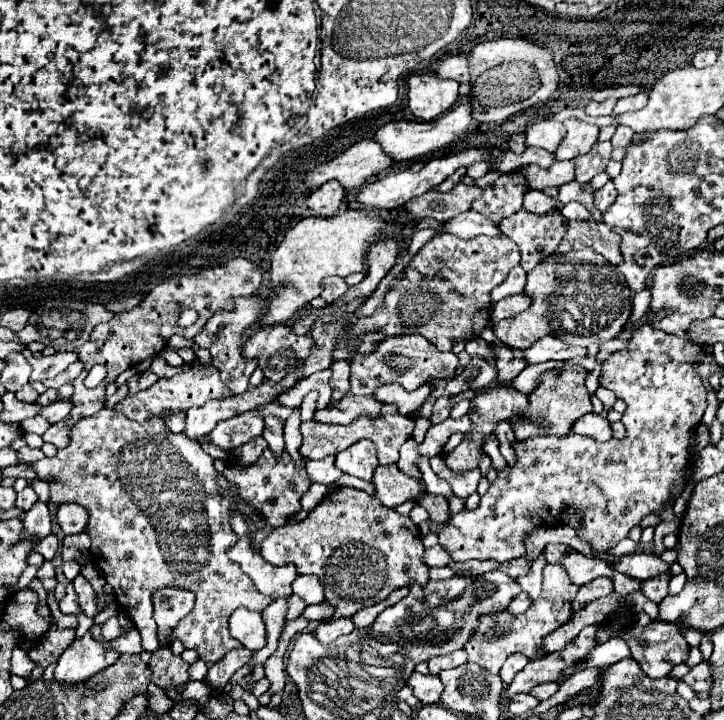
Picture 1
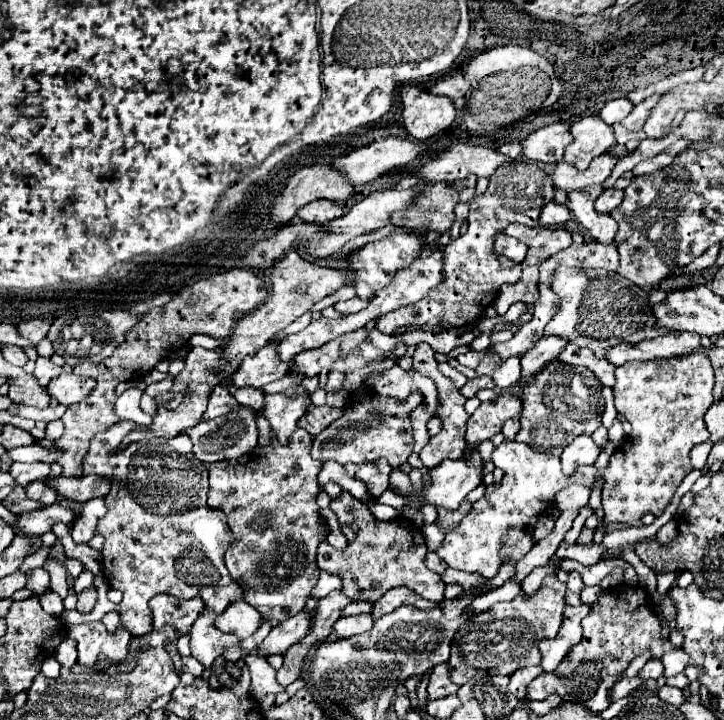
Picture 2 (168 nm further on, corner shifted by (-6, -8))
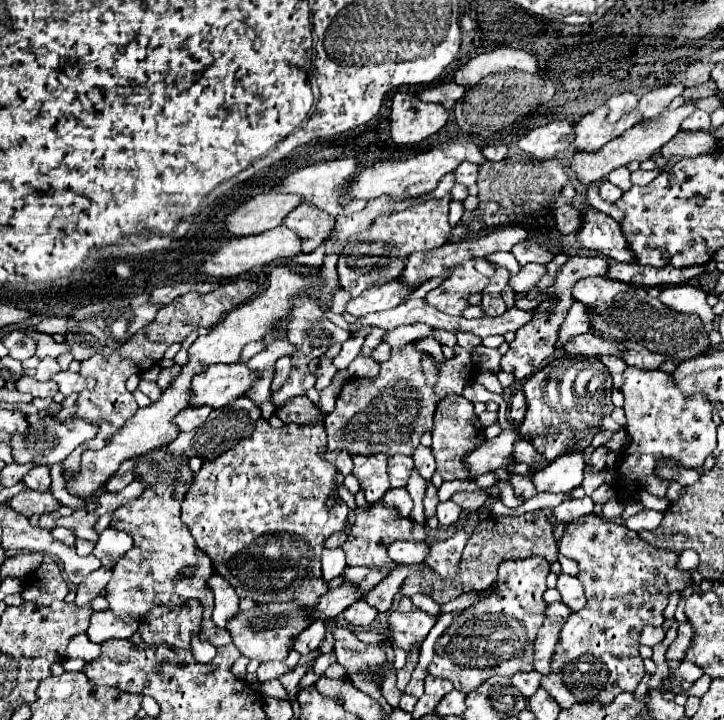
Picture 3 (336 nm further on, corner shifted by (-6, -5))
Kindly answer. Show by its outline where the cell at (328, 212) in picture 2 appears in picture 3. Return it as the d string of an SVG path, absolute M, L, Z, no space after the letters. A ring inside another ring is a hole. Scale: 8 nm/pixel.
M300 204L284 218L284 226L302 240L302 254L316 250L334 230L334 222L334 216L318 212L318 208L308 208L306 204Z

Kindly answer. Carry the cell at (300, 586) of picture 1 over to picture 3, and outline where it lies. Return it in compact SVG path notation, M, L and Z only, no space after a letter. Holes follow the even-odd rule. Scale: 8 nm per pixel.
M340 548L322 550L322 574L324 574L326 582L336 578L344 568L346 568L346 560L344 560L344 552Z

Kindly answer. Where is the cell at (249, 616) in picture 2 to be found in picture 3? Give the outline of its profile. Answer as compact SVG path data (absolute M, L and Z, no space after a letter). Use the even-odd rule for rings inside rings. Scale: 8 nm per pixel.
M212 574L206 584L214 592L214 598L216 598L214 622L216 622L216 626L224 628L226 620L230 620L230 616L234 616L234 612L238 612L238 600L240 598L236 596L232 584L218 574Z

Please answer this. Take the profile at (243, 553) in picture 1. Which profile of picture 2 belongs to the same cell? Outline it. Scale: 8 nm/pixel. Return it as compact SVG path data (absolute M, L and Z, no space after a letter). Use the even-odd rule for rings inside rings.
M296 429L290 437L290 445L280 445L272 435L272 443L266 447L254 447L250 453L242 455L248 459L234 459L210 465L210 491L208 505L220 509L228 517L230 531L234 533L234 543L226 551L226 567L242 587L246 587L246 601L260 611L264 619L282 623L302 611L310 597L314 583L318 581L318 567L314 567L316 547L328 535L328 527L320 517L320 507L316 505L318 483L316 475L322 463L310 457L312 437L306 429Z

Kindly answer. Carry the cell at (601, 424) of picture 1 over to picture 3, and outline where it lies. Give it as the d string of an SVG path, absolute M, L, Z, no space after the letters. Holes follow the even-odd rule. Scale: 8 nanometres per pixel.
M570 454L560 456L554 460L554 464L548 464L546 468L538 470L534 474L534 486L538 492L550 492L560 494L568 492L582 484L582 470L584 470L584 454Z

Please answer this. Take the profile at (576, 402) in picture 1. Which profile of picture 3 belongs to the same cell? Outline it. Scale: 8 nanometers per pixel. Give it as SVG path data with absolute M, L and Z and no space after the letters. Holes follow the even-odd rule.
M564 354L562 358L554 358L524 382L528 410L520 432L536 434L532 444L546 462L554 462L564 454L582 452L592 444L592 438L602 426L602 418L614 410L610 392L612 376L596 356Z

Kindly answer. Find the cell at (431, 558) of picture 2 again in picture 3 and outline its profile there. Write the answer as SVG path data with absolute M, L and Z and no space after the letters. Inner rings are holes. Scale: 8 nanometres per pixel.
M392 542L388 556L396 564L422 564L428 556L428 544L424 542Z

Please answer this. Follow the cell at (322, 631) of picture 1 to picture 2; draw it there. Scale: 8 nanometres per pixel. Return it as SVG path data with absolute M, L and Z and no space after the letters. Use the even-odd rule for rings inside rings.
M354 615L354 617L340 617L334 623L334 633L338 637L352 637L352 635L362 635L372 629L372 619L370 615Z

